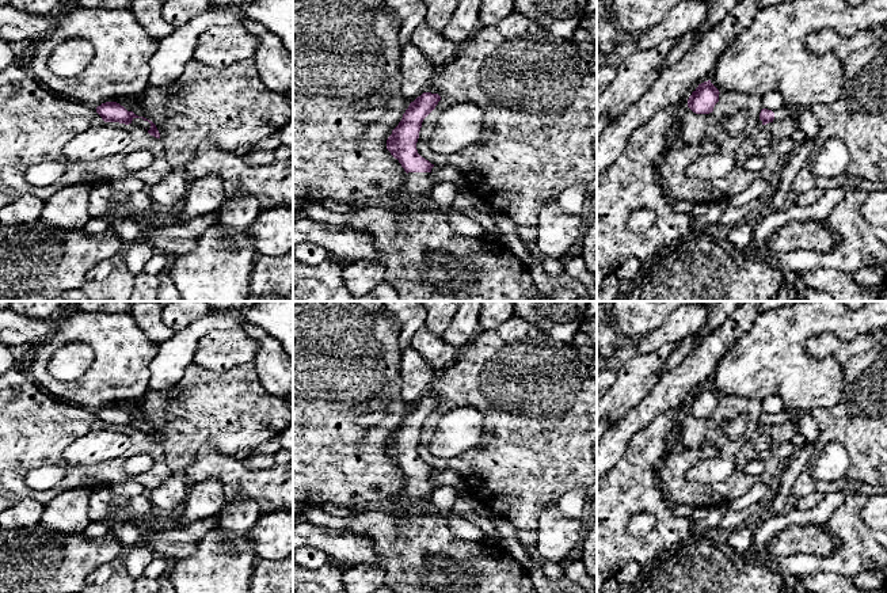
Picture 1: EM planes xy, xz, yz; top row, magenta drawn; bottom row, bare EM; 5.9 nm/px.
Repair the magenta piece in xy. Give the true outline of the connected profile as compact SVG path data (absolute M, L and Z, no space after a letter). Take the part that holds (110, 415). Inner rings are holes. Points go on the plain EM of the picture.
M117 406L102 407L96 411L96 417L104 426L119 426L125 429L132 427L133 430L142 430L151 440L160 442L160 437L152 425L136 419L133 415L127 415Z

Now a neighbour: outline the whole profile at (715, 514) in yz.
M717 505L717 506L709 508L709 512L704 518L704 524L707 529L713 529L719 527L722 518L726 516L728 510L730 510L728 505Z

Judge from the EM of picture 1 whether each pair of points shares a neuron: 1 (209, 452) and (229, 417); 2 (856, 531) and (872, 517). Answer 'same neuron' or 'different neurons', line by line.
1: different neurons
2: different neurons

